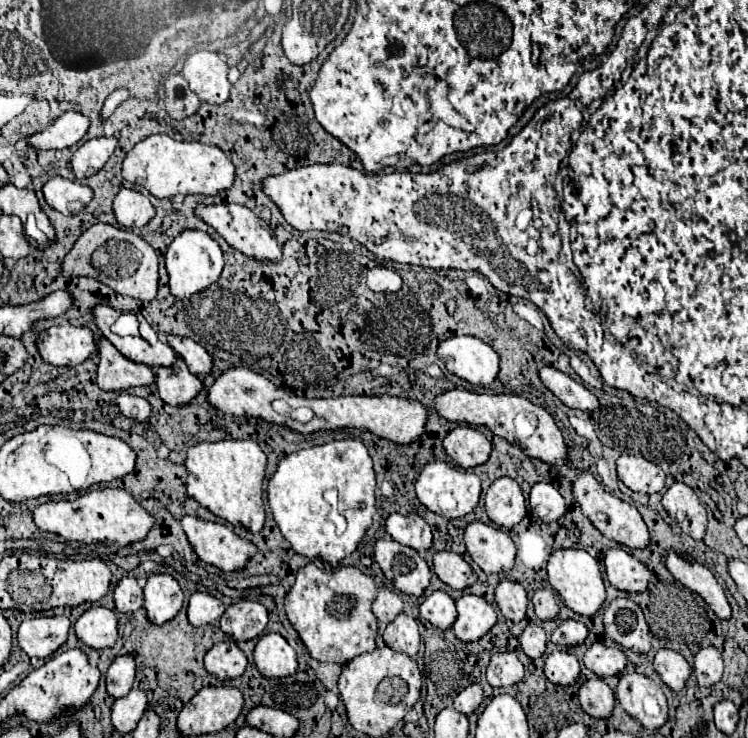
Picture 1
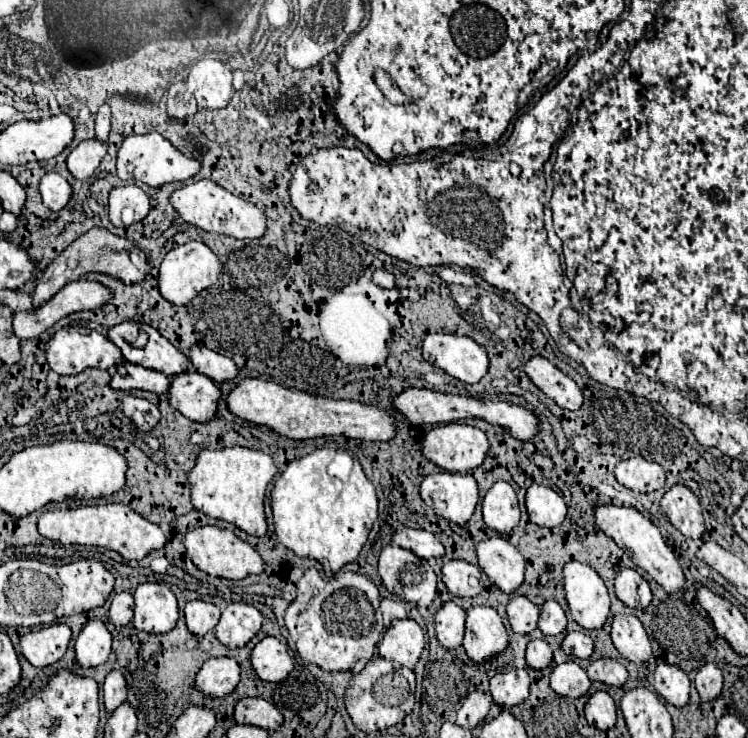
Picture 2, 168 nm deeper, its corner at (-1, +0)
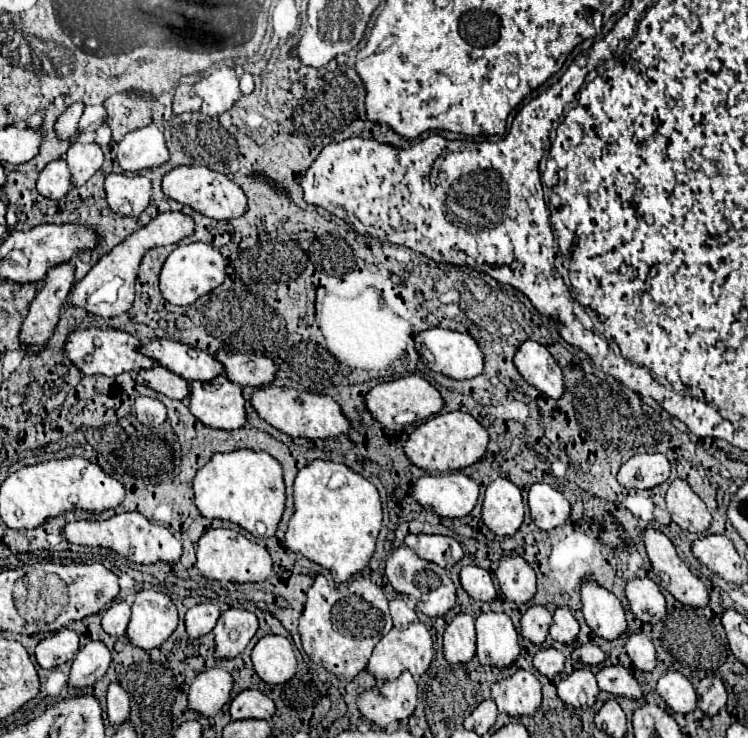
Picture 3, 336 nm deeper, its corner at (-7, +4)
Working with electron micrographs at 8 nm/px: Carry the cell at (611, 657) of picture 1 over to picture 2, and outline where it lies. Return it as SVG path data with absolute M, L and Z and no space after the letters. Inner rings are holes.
M599 657L599 659L595 659L589 665L587 675L593 681L601 681L601 683L613 685L613 687L623 687L625 681L627 681L627 669L625 669L625 665L621 665L619 661L611 659L611 657Z

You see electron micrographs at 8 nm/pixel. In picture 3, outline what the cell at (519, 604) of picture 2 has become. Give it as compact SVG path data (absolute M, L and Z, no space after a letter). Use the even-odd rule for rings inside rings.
M531 605L527 609L527 613L521 617L521 635L523 635L523 639L527 639L535 645L541 645L549 635L551 619L553 617L545 607Z

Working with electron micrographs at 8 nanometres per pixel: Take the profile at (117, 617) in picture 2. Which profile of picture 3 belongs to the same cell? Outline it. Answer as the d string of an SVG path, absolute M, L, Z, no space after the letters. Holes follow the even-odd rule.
M117 601L113 603L103 619L101 619L101 625L103 625L103 631L111 637L119 637L125 633L127 629L127 623L129 623L129 617L131 617L131 607L127 601Z

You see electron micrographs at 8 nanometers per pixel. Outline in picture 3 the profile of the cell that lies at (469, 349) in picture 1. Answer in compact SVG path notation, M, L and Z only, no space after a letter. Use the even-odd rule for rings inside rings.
M433 327L427 331L421 331L417 335L417 349L419 349L419 357L421 361L435 373L443 373L451 379L473 379L483 371L483 353L479 349L479 345L475 343L473 337L469 337L467 333L459 333L459 331L451 331L451 329L441 329L441 327Z

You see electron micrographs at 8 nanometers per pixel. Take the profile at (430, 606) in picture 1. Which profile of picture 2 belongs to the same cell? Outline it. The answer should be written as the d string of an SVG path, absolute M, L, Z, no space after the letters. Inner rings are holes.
M447 601L437 609L433 619L435 619L435 631L439 643L447 649L459 647L465 631L465 611L457 603Z

